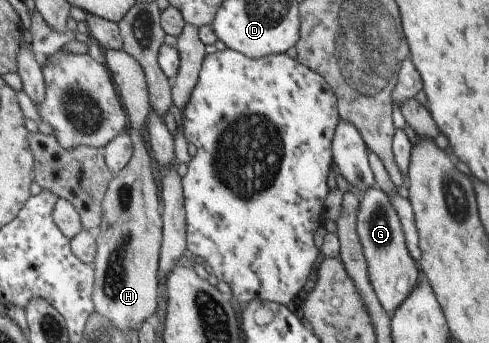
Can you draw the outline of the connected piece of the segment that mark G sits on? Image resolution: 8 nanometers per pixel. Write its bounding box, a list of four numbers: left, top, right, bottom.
[356,187,420,314]

